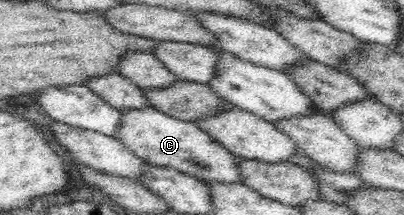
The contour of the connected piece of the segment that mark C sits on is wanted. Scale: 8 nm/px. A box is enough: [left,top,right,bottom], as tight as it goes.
[115,107,244,184]

